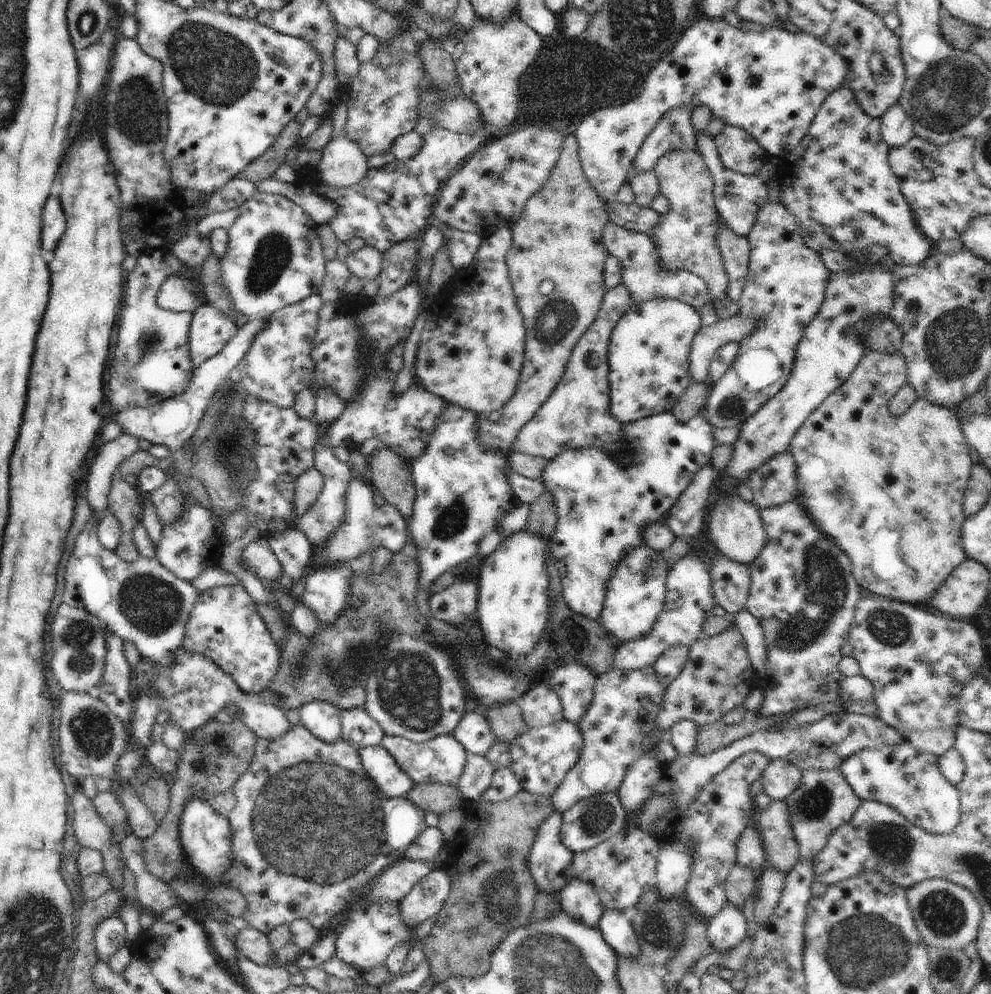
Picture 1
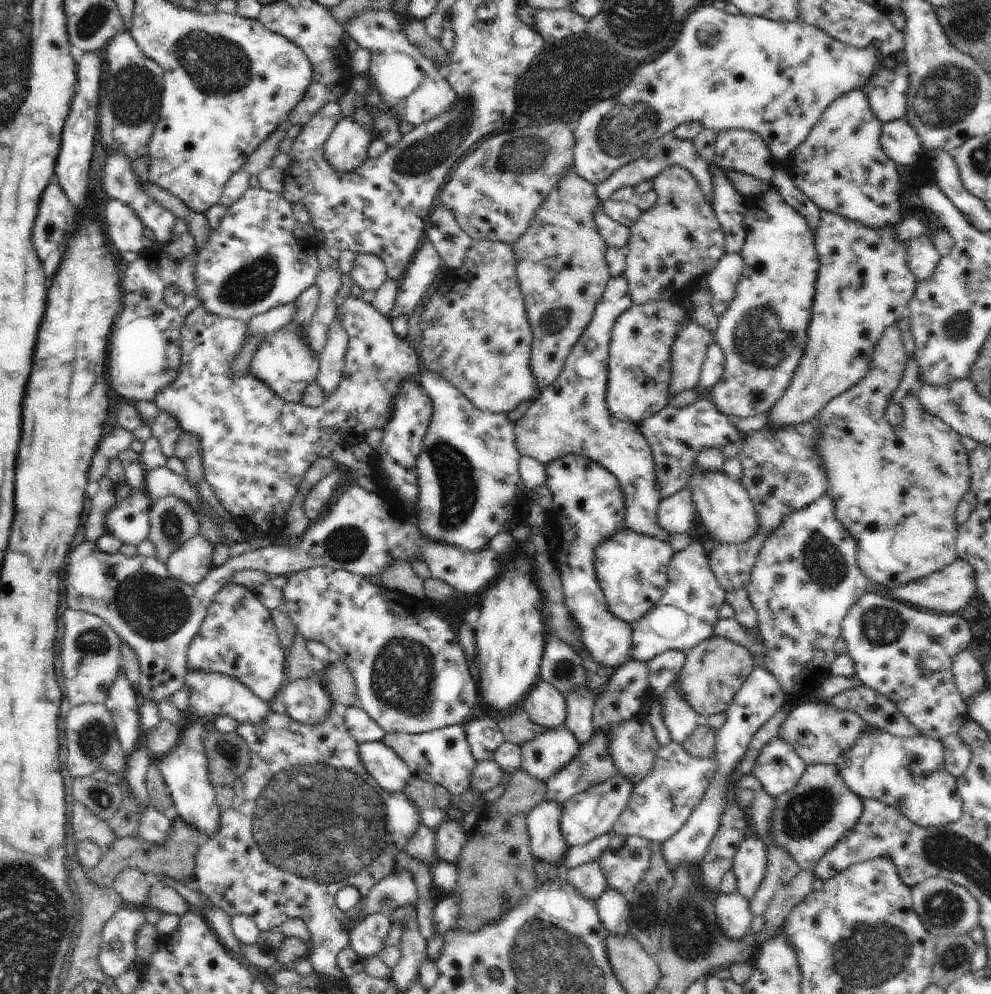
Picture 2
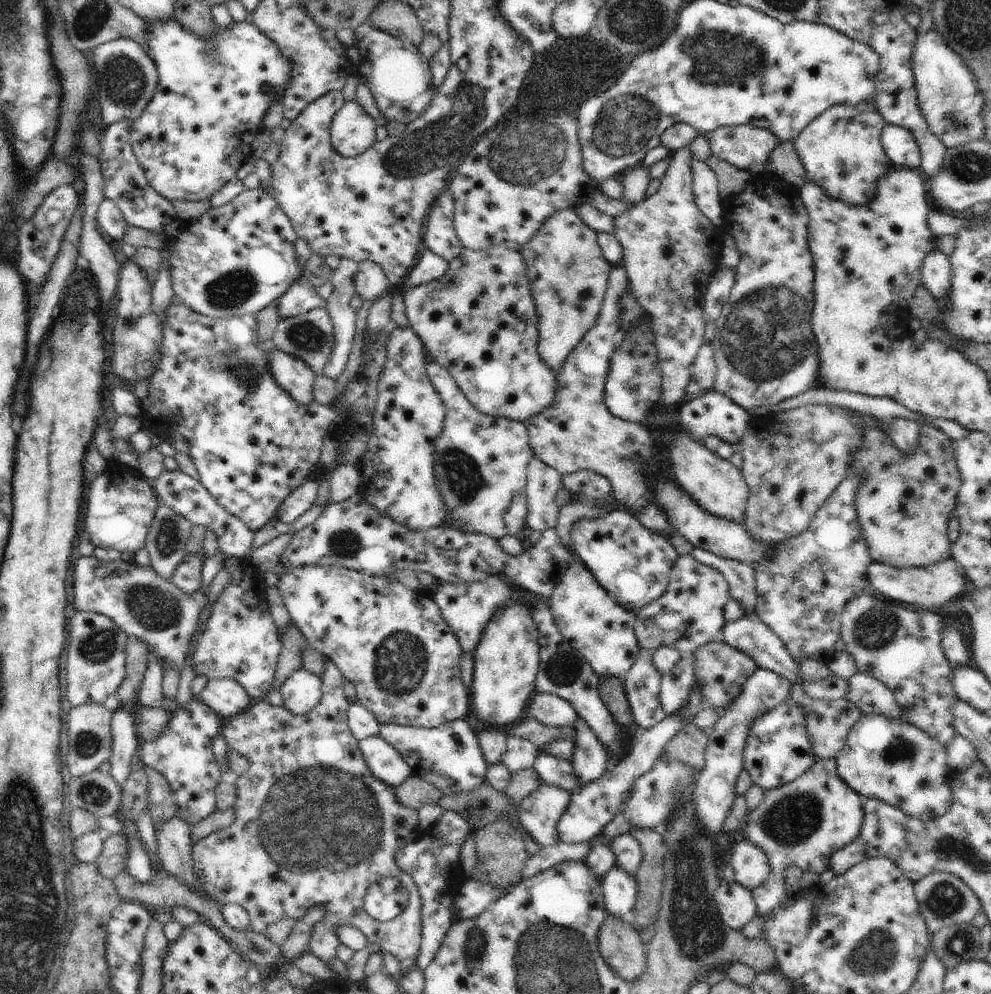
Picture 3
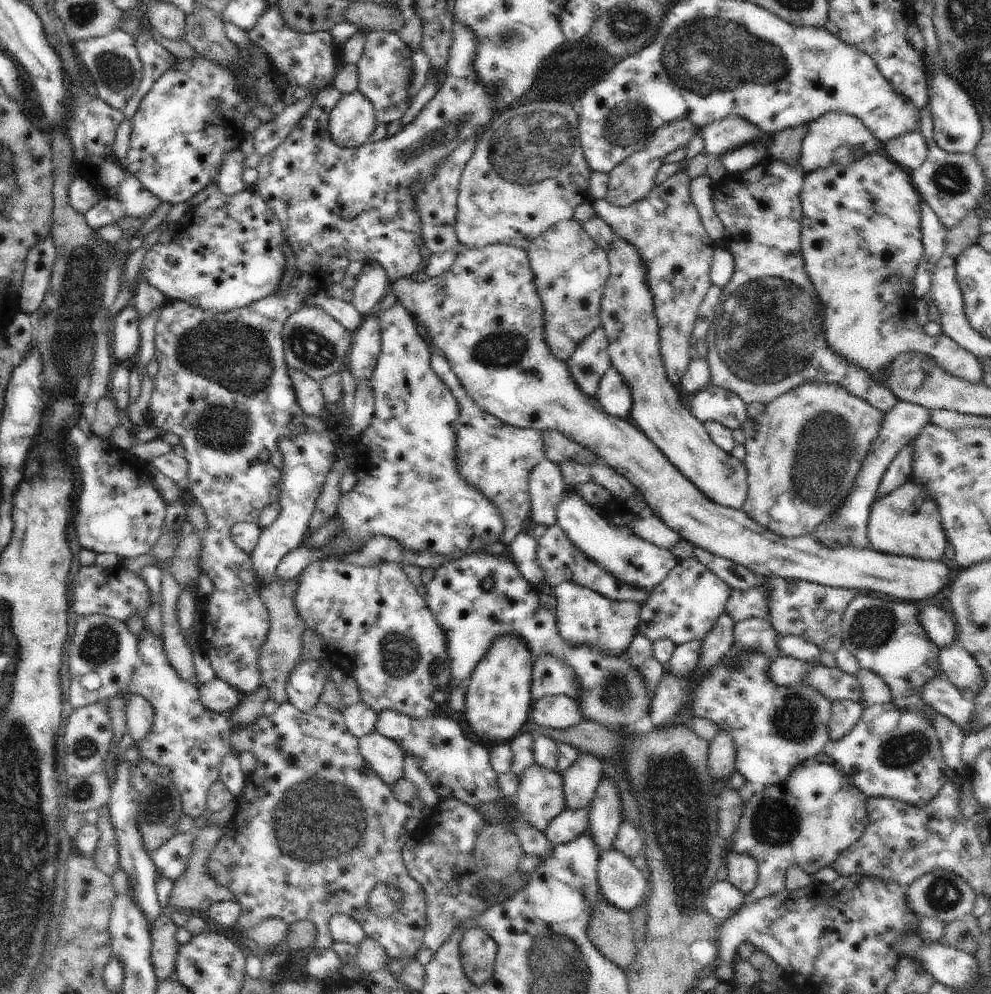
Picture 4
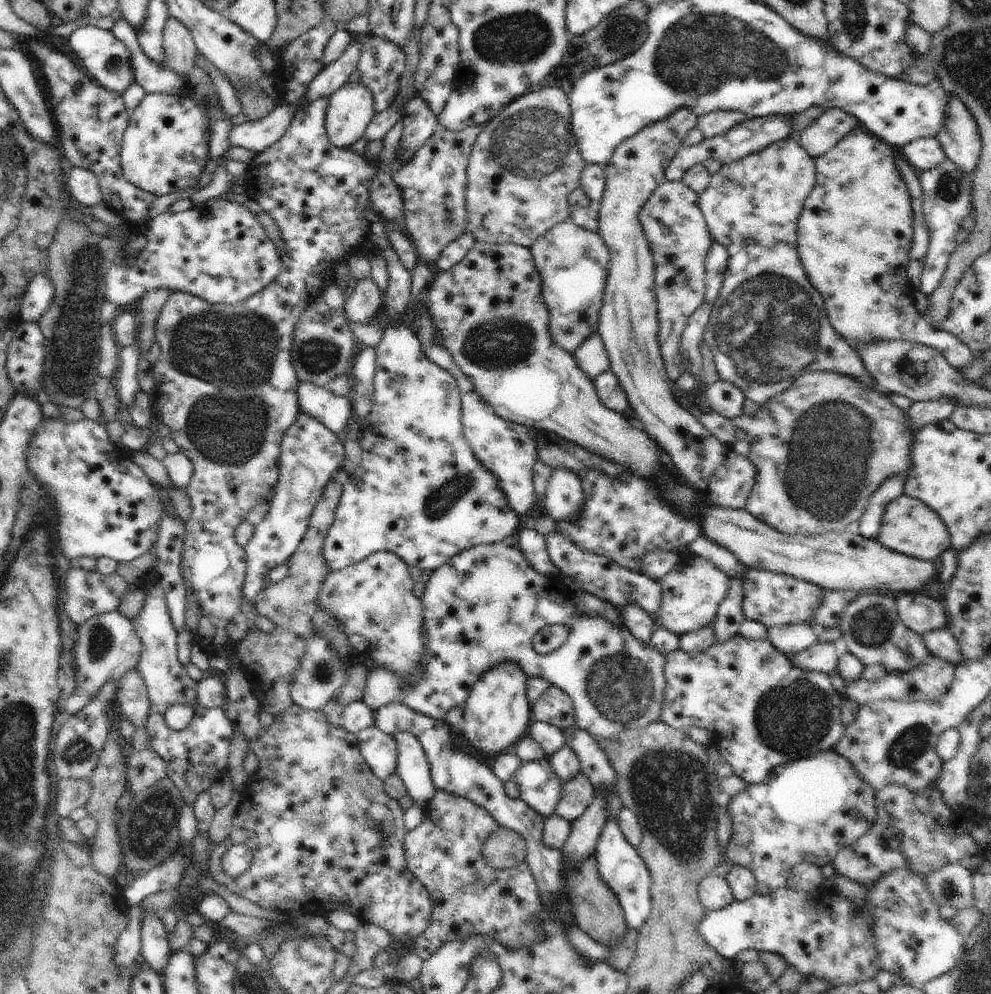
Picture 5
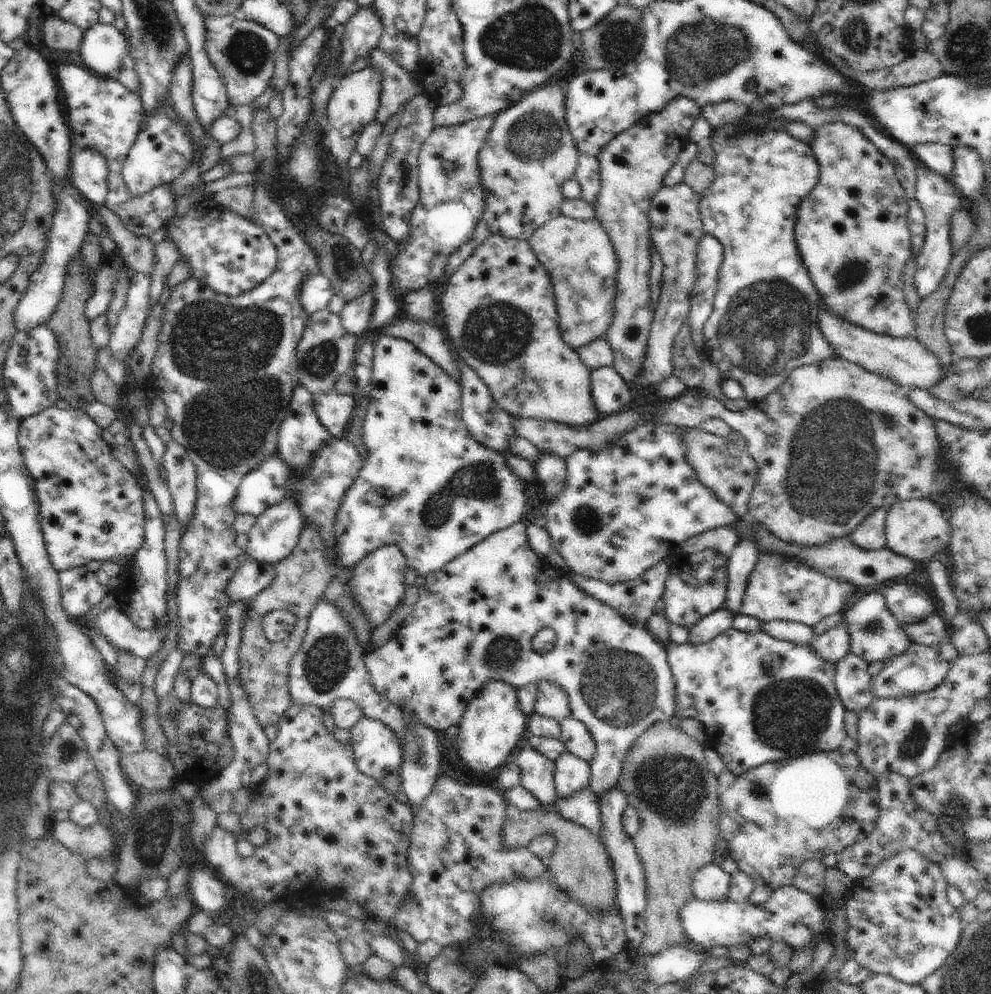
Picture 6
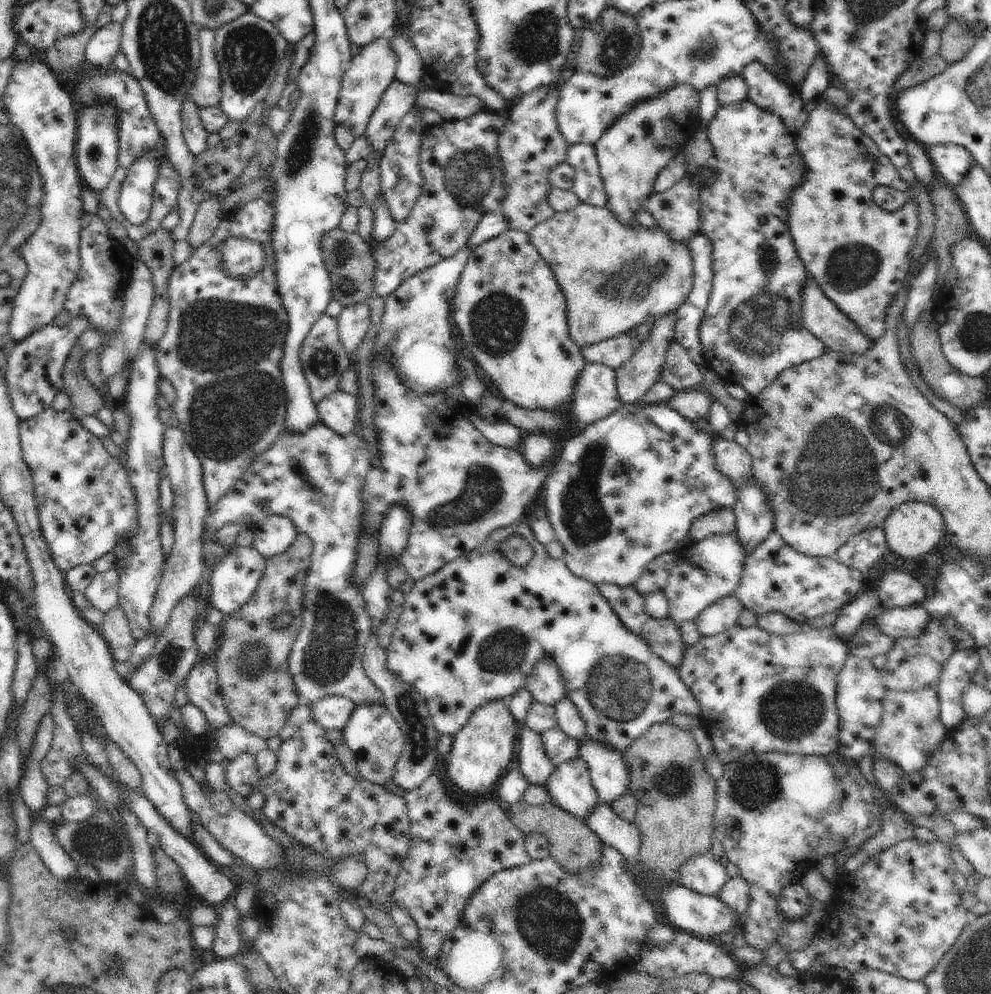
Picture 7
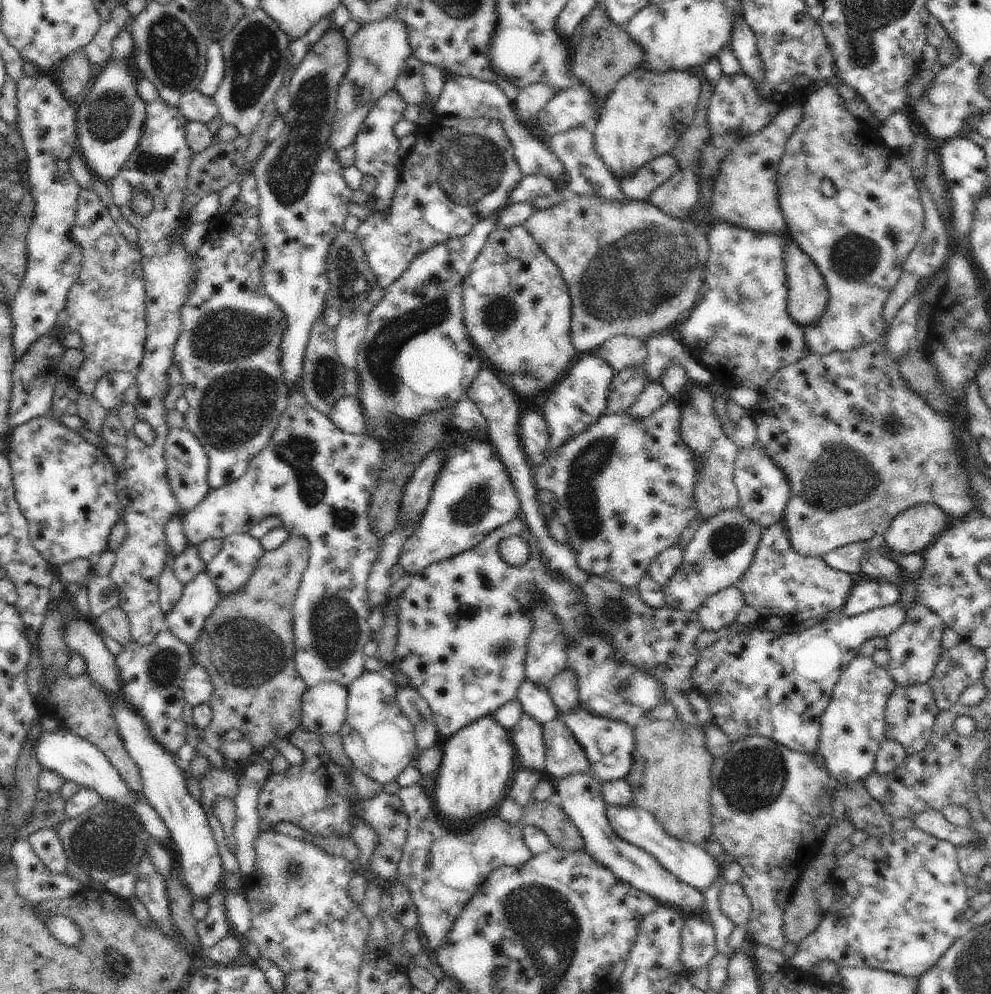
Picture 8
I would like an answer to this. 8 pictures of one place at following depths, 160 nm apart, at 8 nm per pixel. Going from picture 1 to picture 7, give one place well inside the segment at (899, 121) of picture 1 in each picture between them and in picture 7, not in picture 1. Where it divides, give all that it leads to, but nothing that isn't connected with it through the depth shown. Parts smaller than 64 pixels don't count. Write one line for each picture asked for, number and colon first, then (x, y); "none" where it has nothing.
2: (900, 141)
3: (899, 144)
4: (909, 150)
5: (922, 154)
6: (939, 157)
7: (952, 162)

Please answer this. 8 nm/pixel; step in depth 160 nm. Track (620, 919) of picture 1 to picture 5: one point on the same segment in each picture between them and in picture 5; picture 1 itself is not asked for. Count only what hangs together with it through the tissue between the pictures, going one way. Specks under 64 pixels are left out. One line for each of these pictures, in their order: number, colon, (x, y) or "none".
2: (613, 910)
3: (619, 890)
4: (622, 880)
5: (618, 862)

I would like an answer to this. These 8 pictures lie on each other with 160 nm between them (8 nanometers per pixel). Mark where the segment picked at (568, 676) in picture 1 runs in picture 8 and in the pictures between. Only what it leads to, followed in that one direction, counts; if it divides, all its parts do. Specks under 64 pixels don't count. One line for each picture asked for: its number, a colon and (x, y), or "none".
2: (579, 716)
3: (590, 759)
4: (580, 781)
5: (577, 793)
6: (583, 807)
7: (623, 835)
8: (689, 863)

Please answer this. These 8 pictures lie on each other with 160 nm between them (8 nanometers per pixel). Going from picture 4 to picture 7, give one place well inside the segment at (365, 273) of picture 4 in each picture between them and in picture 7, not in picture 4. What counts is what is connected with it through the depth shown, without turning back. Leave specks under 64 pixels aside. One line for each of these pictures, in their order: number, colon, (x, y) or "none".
5: (365, 302)
6: (356, 314)
7: (354, 320)

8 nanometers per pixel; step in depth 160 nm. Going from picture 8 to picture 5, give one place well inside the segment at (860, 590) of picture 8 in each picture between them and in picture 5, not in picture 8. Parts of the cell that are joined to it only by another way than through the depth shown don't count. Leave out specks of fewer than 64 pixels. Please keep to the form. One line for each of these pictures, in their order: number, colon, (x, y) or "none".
5: (822, 658)
6: (832, 645)
7: (851, 617)

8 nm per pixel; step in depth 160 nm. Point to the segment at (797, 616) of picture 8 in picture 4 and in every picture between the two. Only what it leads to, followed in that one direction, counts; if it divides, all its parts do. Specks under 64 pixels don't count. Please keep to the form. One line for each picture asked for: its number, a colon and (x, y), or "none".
4: (741, 605)
5: (774, 599)
6: (779, 588)
7: (776, 578)

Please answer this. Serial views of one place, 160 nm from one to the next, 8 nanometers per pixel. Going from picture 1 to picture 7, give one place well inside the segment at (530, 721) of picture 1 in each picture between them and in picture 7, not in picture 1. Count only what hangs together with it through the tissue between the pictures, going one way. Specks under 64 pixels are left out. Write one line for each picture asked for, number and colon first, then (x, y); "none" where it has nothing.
2: (546, 706)
3: (552, 710)
4: (558, 712)
5: (554, 707)
6: (552, 701)
7: (545, 682)

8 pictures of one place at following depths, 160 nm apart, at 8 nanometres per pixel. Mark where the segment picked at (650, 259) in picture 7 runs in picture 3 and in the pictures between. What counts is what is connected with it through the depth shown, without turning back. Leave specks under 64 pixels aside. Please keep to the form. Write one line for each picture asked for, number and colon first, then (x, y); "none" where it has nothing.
3: (568, 274)
4: (571, 270)
5: (573, 263)
6: (579, 257)

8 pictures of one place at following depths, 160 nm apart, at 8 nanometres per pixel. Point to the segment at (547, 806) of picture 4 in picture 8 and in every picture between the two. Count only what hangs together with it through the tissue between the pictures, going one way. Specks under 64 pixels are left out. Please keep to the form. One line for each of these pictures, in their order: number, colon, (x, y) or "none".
5: (540, 787)
6: (537, 772)
7: (535, 764)
8: (526, 735)

